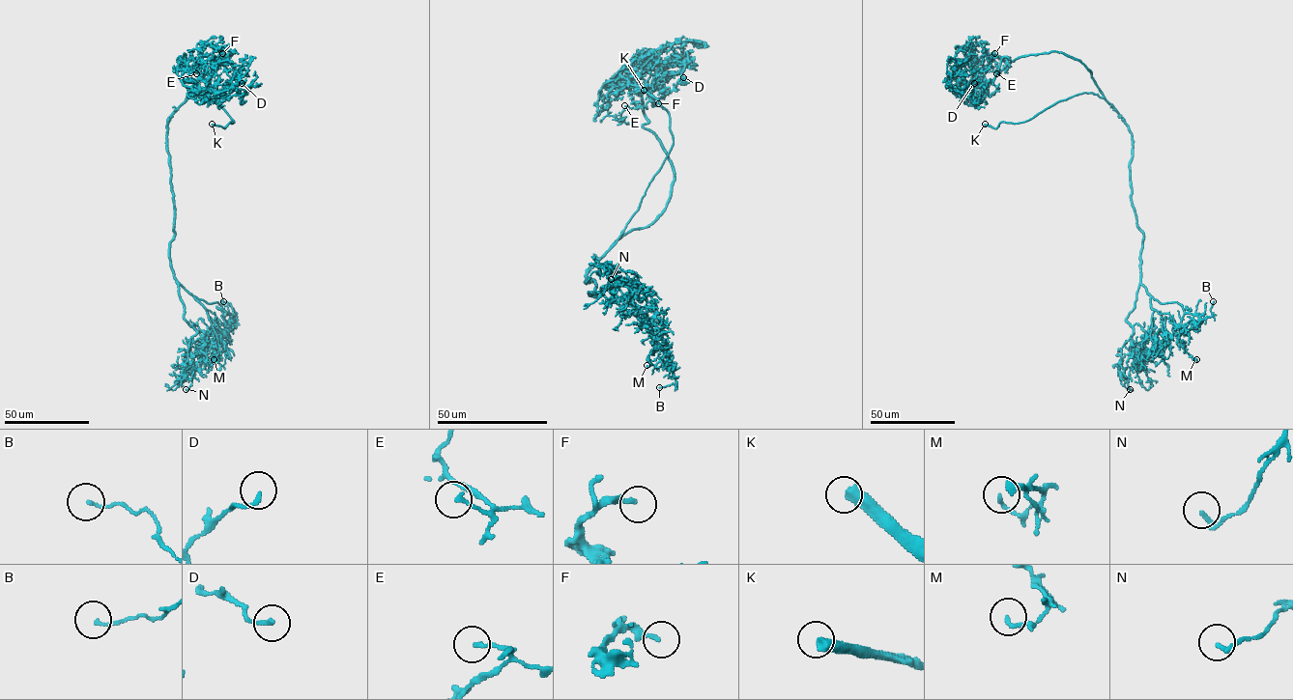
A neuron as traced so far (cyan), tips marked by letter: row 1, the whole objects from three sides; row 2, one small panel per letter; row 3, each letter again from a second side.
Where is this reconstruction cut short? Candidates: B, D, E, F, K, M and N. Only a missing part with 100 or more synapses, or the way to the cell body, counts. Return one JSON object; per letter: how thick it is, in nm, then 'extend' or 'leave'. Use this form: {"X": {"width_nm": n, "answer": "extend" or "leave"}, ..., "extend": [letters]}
{"B": {"width_nm": 120, "answer": "leave"}, "D": {"width_nm": 180, "answer": "leave"}, "E": {"width_nm": 160, "answer": "leave"}, "F": {"width_nm": 240, "answer": "leave"}, "K": {"width_nm": 480, "answer": "extend"}, "M": {"width_nm": 140, "answer": "leave"}, "N": {"width_nm": 190, "answer": "leave"}, "extend": ["K"]}

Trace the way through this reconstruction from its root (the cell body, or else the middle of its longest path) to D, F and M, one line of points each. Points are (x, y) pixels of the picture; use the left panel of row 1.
D: (183, 102), (235, 51), (213, 57), (210, 85), (193, 86), (195, 93), (217, 98), (222, 89), (242, 83)
F: (183, 102), (235, 51), (211, 58), (207, 88), (183, 83), (187, 63), (204, 42), (215, 61), (222, 53)
M: (183, 102), (167, 126), (174, 209), (170, 265), (173, 277), (216, 318), (220, 336), (214, 359)

